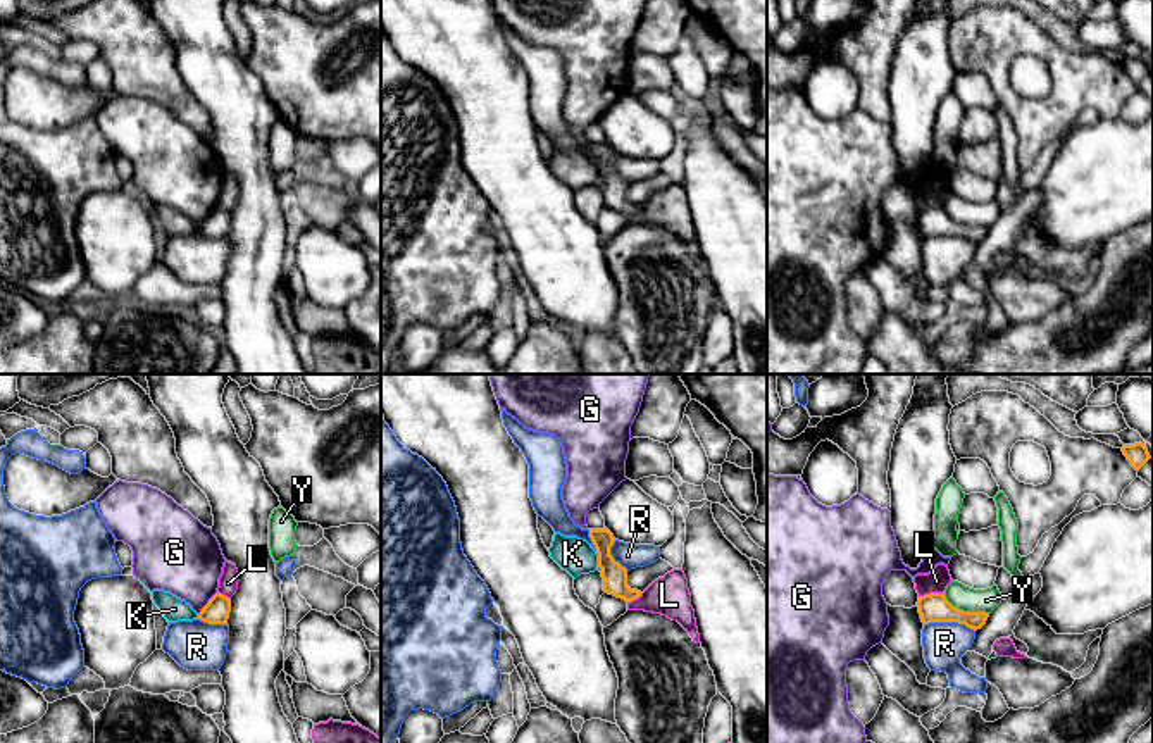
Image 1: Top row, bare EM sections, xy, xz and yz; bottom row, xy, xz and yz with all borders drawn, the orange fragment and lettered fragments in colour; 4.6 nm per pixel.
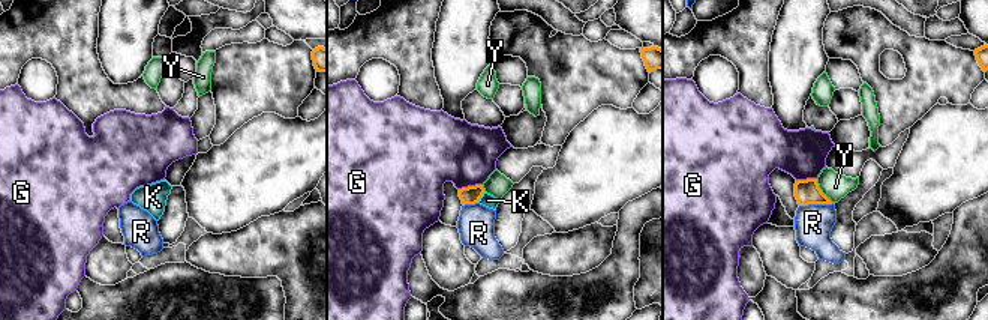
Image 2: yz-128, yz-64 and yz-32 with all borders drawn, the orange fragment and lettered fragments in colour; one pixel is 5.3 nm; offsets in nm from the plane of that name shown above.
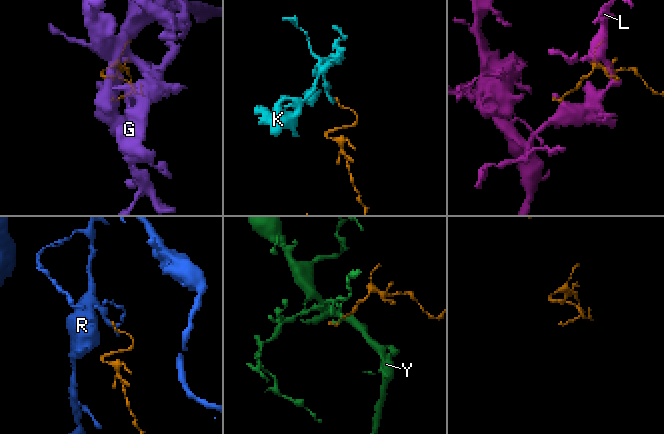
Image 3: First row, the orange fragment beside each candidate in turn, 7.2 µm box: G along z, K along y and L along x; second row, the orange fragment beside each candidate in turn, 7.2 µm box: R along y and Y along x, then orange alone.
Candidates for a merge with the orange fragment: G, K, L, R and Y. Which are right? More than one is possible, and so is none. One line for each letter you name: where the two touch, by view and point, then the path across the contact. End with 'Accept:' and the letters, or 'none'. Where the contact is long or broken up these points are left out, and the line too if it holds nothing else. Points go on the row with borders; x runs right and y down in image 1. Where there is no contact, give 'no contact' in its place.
Accept: none

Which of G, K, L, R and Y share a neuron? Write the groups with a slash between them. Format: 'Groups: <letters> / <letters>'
Groups: G / K / L / R / Y

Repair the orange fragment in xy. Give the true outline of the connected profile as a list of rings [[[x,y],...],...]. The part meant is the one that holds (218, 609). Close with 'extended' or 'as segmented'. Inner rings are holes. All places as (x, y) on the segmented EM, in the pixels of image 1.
[[[215,593],[198,614],[198,619],[209,624],[226,624],[231,612],[231,600]]] | as segmented

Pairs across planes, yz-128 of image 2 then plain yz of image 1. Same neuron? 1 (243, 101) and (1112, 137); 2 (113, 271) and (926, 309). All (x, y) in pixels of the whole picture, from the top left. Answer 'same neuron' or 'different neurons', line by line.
1: different neurons
2: same neuron

